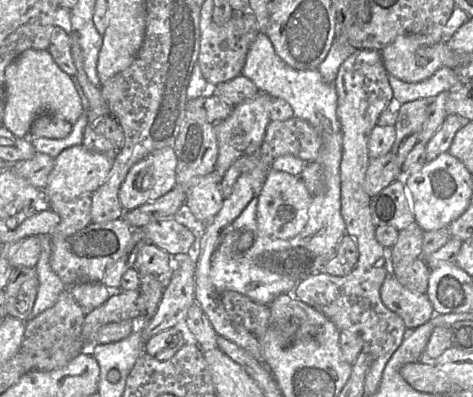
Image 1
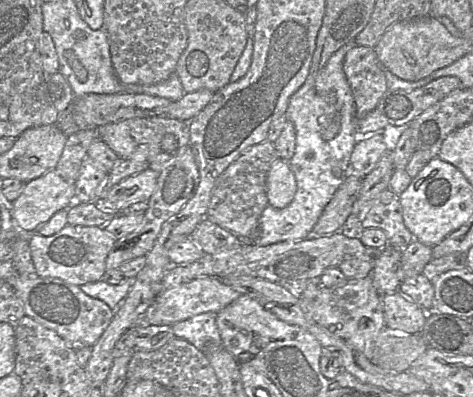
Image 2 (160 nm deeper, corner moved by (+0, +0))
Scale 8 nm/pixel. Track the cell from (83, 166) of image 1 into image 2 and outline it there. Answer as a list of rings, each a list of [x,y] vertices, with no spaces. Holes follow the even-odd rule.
[[[54,169],[25,183],[22,193],[11,202],[11,217],[23,232],[37,232],[57,211],[74,203],[74,182],[62,178]]]

